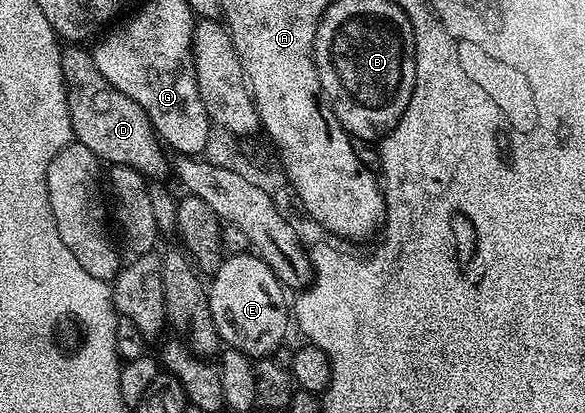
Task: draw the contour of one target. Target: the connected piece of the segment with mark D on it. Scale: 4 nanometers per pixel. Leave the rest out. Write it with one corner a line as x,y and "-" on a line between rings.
70,45
62,52
62,72
74,139
83,143
99,161
106,162
107,159
107,164
131,167
150,181
165,180
166,171
168,175
167,152
155,135
149,117
132,97
110,86
108,77
96,69
93,54
82,47
85,46

